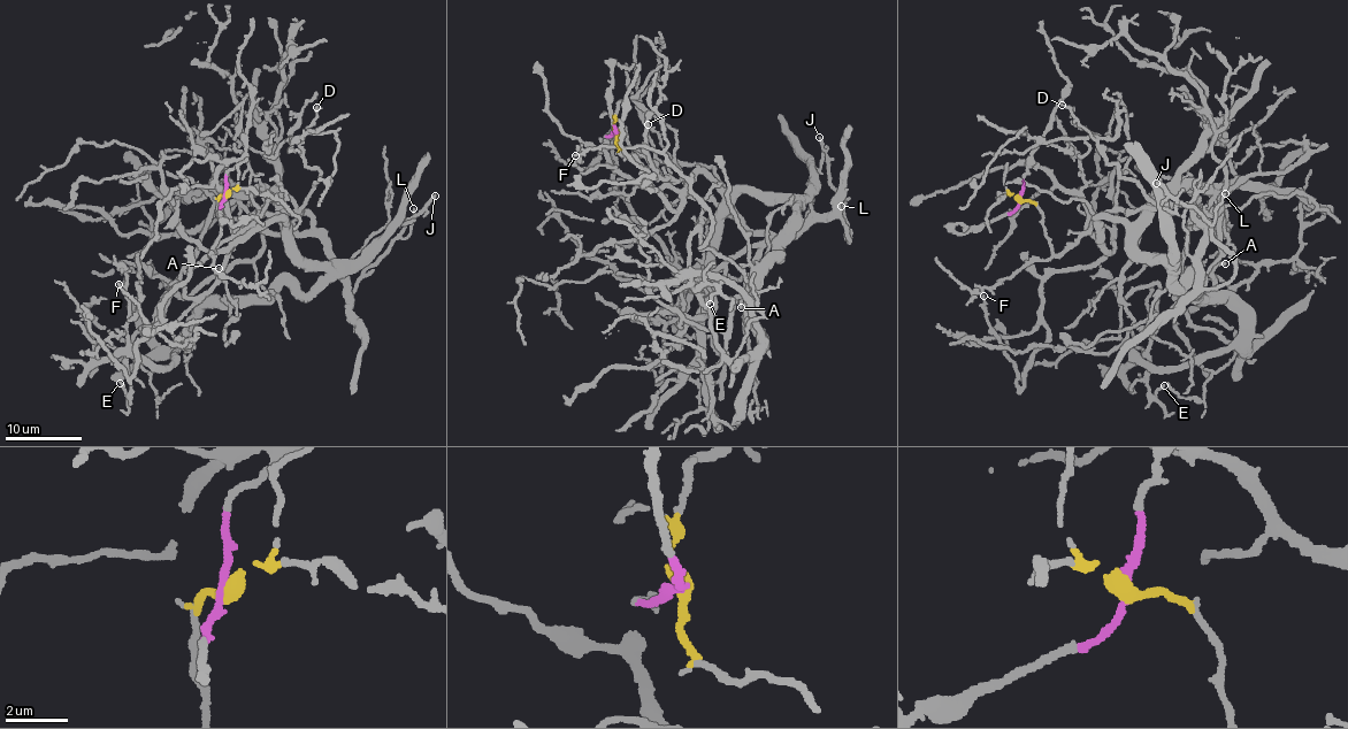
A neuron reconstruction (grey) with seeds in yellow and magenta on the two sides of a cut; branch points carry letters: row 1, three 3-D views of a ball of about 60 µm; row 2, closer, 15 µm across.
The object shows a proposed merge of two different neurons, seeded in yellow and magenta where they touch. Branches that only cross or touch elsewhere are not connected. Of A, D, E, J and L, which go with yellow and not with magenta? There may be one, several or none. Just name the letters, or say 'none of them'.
A, D, E, J, L

